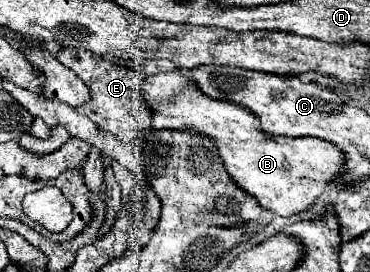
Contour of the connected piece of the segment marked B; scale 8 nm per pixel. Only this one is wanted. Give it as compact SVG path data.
M179 71L149 75L141 83L141 95L153 111L153 129L191 129L209 137L235 183L253 195L261 207L281 217L289 217L313 205L323 185L343 171L341 151L333 143L317 137L273 139L263 133L255 113L241 105L207 97L195 81Z

